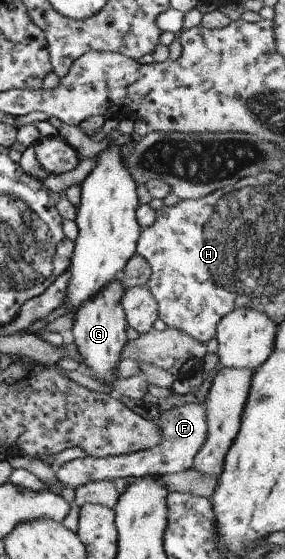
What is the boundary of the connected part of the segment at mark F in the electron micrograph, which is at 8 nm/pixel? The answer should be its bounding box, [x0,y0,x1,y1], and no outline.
[56,403,207,490]

